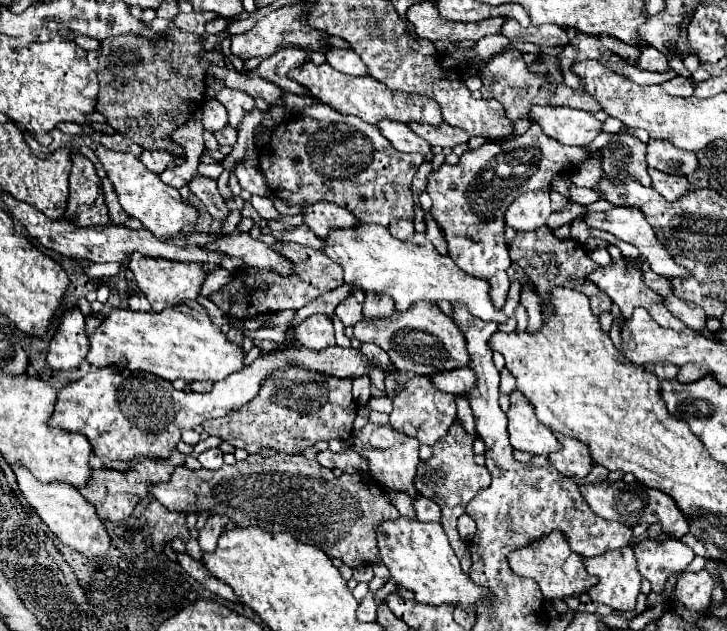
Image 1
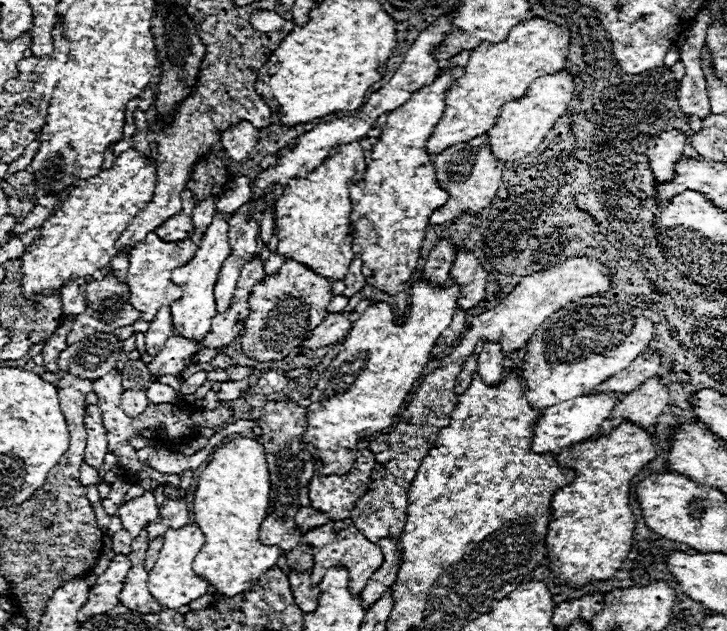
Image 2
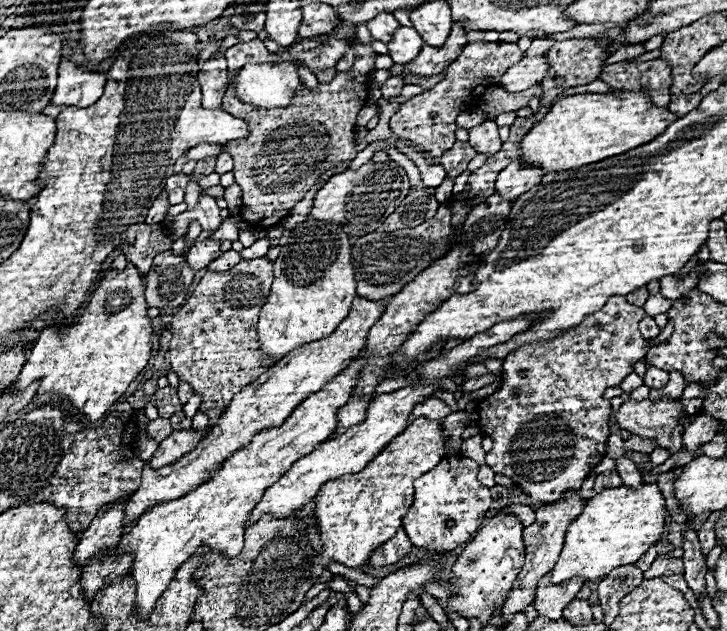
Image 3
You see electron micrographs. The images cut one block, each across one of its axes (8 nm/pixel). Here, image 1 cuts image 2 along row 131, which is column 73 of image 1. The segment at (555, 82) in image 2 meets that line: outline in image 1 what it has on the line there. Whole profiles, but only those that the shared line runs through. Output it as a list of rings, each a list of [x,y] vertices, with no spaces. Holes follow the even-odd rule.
[[[12,466],[12,470],[16,472],[18,486],[20,486],[24,498],[28,500],[28,504],[36,510],[36,514],[42,518],[42,522],[52,530],[52,534],[62,544],[74,548],[76,552],[84,554],[86,558],[96,558],[96,556],[102,556],[108,552],[110,536],[104,528],[104,522],[98,518],[94,506],[90,506],[90,502],[86,502],[78,490],[74,490],[72,486],[66,486],[66,484],[42,486],[26,468]]]

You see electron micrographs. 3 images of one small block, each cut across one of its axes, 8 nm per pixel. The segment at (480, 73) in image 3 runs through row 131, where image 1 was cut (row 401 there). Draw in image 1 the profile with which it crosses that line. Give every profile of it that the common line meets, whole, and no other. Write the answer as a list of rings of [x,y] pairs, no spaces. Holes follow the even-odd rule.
[[[414,376],[406,380],[404,386],[394,394],[392,406],[394,410],[390,414],[390,426],[394,426],[394,430],[406,436],[416,438],[420,444],[428,446],[440,442],[456,420],[456,396],[434,388],[430,376]]]

